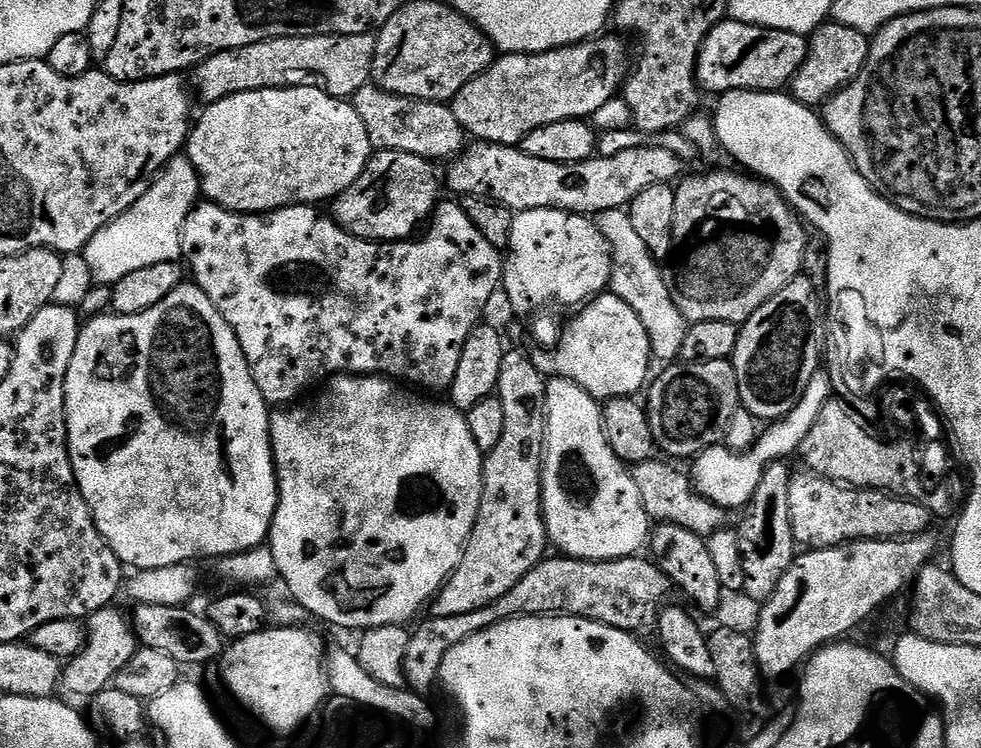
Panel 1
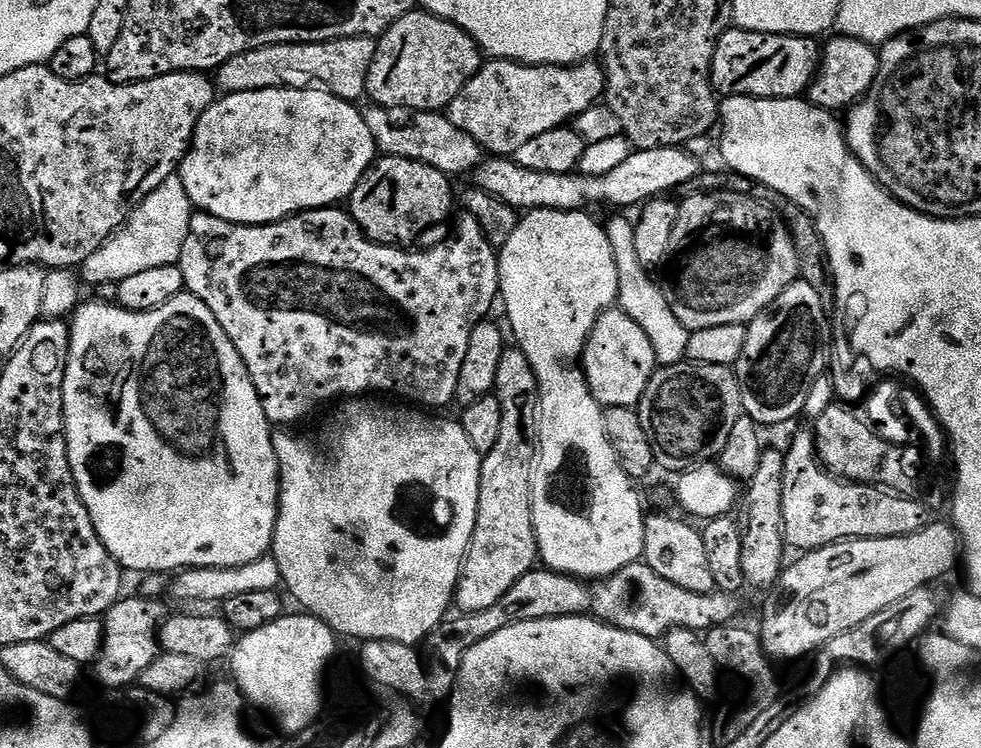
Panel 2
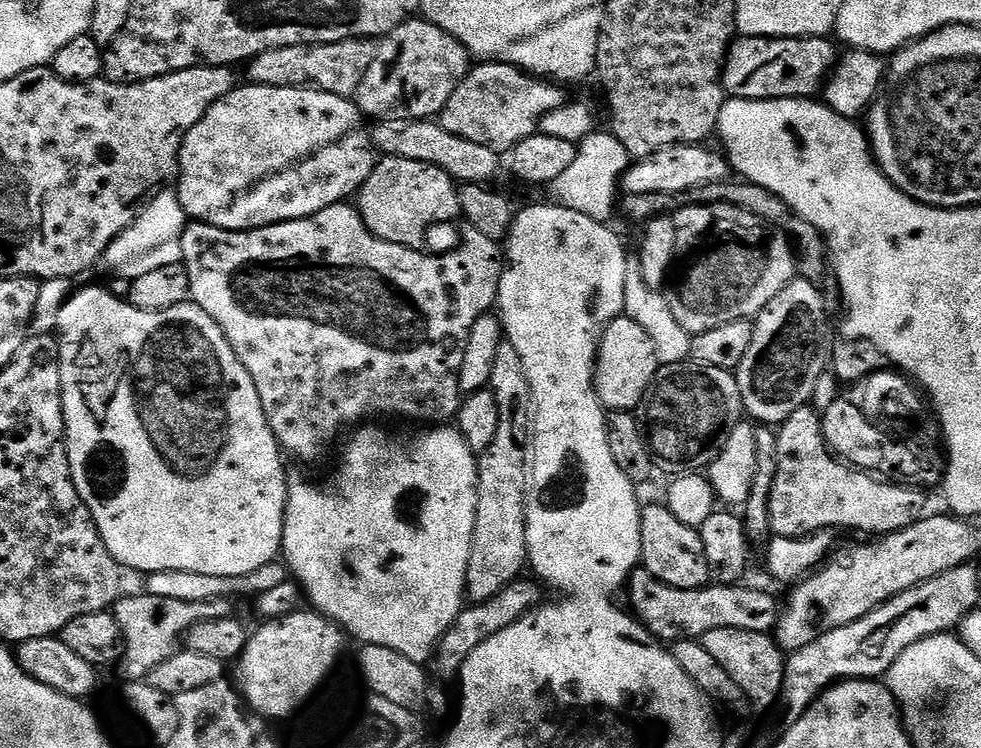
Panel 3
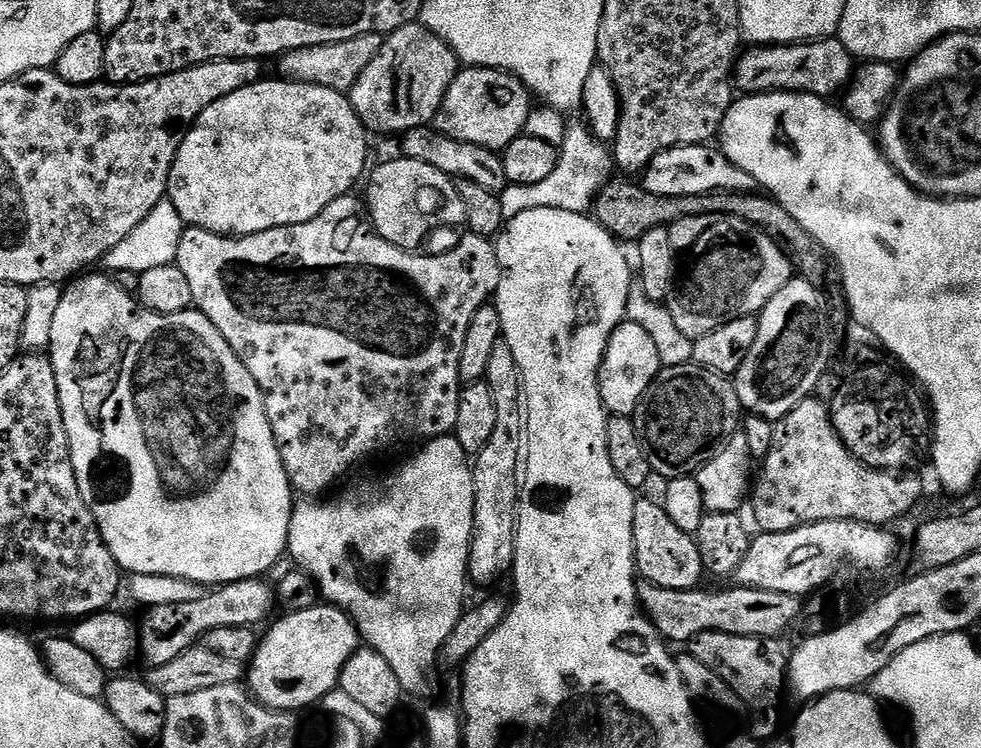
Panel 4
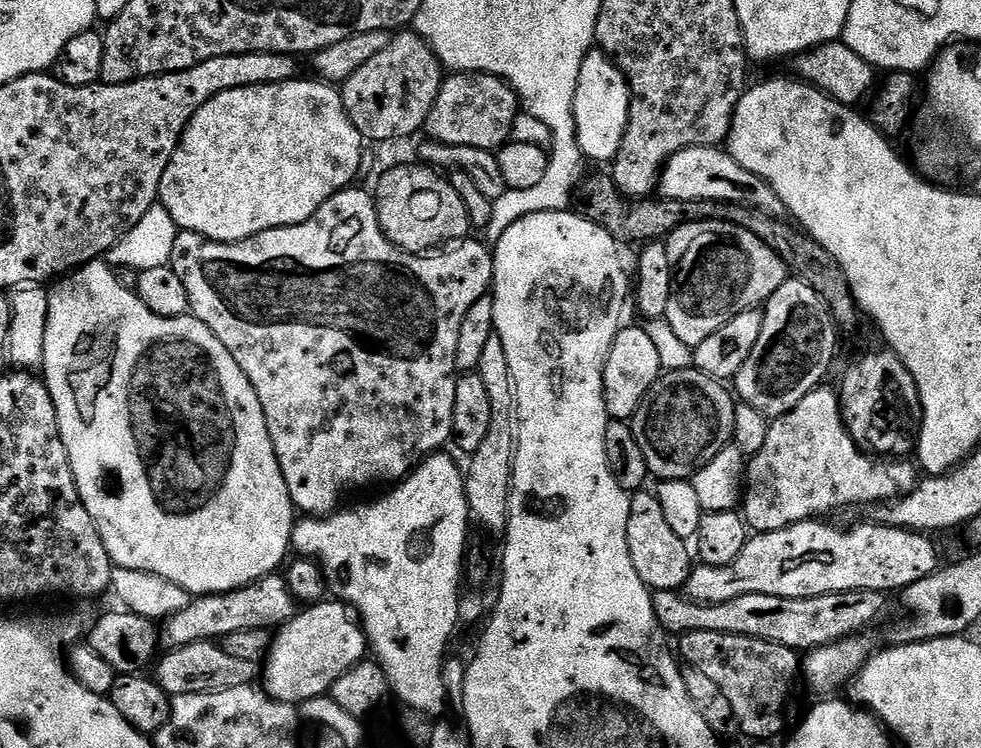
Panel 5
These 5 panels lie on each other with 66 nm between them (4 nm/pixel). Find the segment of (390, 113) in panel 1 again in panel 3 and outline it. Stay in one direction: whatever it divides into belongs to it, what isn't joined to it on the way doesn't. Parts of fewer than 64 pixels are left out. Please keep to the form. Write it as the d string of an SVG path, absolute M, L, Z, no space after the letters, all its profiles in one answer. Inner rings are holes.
M434 120L383 121L371 129L370 135L372 145L379 153L438 166L459 183L488 184L497 176L500 168L502 170L499 153L479 145L478 142L470 142L469 139L450 134Z

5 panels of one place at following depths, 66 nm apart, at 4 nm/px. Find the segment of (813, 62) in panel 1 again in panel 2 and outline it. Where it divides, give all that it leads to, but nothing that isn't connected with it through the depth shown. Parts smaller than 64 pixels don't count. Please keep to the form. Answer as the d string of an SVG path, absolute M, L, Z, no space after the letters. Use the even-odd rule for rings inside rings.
M833 35L829 44L823 45L820 53L820 65L812 84L806 93L809 104L818 106L822 110L833 114L843 113L851 109L852 105L864 99L872 89L876 81L878 66L880 65L880 53L873 45L865 40L850 38L849 36Z

